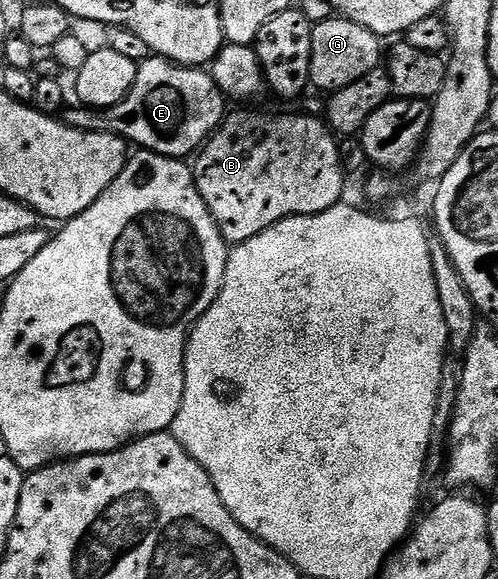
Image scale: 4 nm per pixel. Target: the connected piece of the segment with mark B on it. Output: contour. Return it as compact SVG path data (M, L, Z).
M235 111L226 116L223 122L211 132L206 143L193 159L193 174L195 184L201 193L201 201L209 209L217 229L223 234L223 240L228 245L238 245L257 237L265 229L269 229L274 223L279 223L282 219L288 219L290 215L316 215L322 211L328 211L335 207L344 198L343 195L343 158L339 155L340 144L337 142L336 132L322 118L314 119L311 115L266 115L263 111Z

